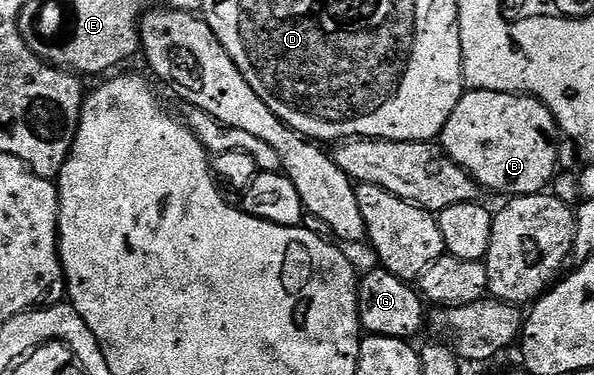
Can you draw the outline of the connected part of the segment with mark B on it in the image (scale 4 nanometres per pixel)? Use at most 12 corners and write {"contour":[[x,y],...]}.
{"contour":[[462,94],[439,146],[486,192],[540,195],[559,128],[533,96]]}

